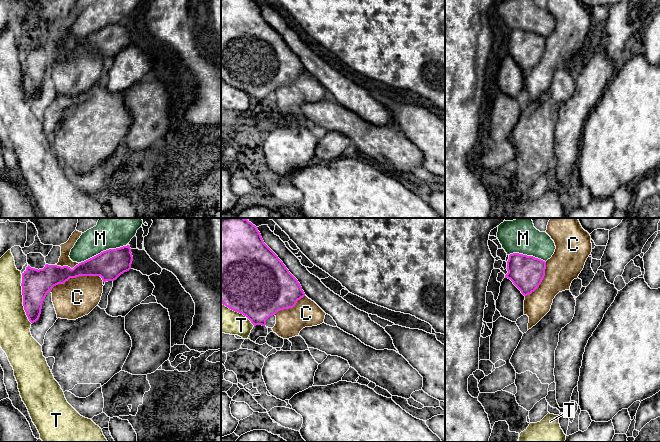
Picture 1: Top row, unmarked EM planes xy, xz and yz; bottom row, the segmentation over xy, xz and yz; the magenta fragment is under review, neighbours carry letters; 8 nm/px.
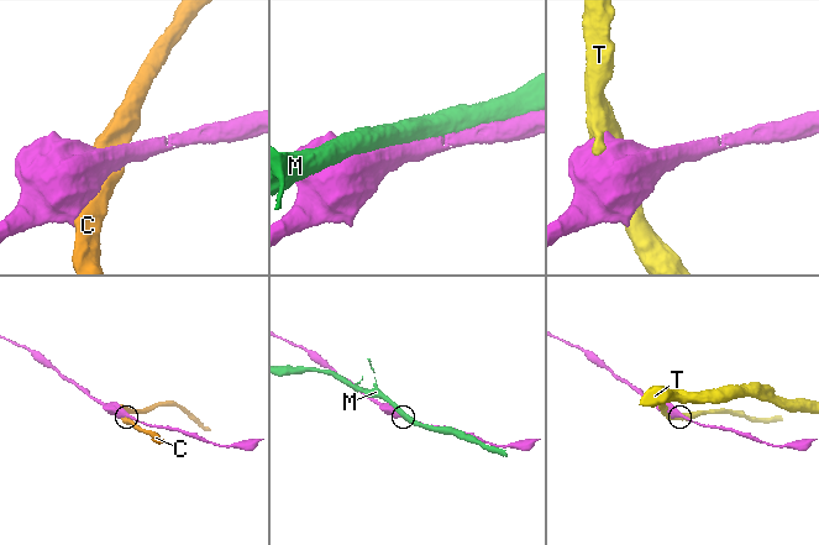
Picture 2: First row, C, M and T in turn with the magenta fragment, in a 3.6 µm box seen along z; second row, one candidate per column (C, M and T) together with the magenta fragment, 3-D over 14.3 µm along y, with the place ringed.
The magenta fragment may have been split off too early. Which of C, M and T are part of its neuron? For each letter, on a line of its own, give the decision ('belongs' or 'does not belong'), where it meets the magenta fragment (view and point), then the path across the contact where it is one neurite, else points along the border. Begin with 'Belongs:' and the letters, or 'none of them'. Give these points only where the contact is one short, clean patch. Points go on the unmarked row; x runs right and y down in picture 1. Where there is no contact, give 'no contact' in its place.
Belongs: none of them
C: does not belong | xy (76, 52)
M: does not belong | xy (103, 27)
T: does not belong | xy (23, 75)

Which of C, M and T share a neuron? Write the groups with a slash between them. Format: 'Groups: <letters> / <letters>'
Groups: C / M / T

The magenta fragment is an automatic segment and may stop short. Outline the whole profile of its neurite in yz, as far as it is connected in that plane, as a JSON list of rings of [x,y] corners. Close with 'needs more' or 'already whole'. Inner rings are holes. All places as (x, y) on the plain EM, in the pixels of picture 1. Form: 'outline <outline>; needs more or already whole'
outline [[[519,29],[509,31],[505,54],[510,55],[524,72],[534,68],[541,60],[546,45],[546,38]]]; already whole

